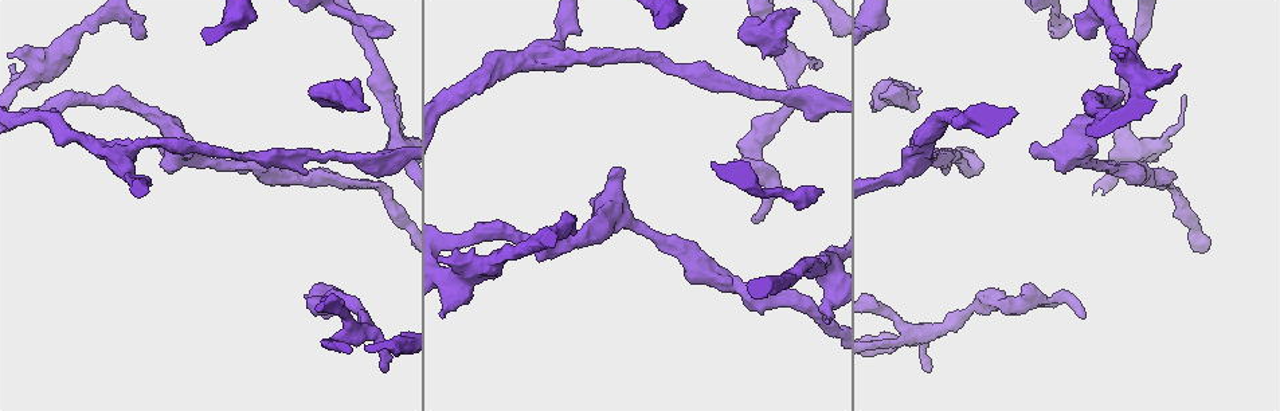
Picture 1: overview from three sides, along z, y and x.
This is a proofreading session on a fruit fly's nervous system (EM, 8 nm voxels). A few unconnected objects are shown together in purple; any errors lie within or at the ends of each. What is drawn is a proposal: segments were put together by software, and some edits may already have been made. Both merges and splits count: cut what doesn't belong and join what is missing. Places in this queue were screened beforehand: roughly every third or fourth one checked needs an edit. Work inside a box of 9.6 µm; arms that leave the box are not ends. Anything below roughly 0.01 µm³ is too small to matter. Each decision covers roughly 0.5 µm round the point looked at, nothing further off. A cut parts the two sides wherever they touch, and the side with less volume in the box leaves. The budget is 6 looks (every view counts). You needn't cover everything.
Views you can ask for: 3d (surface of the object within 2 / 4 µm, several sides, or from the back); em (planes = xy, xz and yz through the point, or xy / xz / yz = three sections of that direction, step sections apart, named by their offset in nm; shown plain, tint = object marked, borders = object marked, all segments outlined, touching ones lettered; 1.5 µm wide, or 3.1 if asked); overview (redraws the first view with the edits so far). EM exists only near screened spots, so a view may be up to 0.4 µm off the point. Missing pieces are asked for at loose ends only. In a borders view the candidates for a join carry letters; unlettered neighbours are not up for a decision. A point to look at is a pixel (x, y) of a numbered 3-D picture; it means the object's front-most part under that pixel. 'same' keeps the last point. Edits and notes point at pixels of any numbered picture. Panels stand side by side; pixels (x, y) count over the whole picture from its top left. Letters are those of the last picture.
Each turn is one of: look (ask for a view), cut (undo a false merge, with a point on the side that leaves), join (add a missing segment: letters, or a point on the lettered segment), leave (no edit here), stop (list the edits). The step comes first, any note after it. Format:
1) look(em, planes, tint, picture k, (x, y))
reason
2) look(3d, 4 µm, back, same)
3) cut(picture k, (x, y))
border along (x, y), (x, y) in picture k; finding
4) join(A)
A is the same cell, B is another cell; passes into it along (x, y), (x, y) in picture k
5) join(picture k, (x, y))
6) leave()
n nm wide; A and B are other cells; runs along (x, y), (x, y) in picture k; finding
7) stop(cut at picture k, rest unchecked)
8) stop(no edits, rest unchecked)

look(em, planes, borders, picture 1, (816, 67))
tapers out

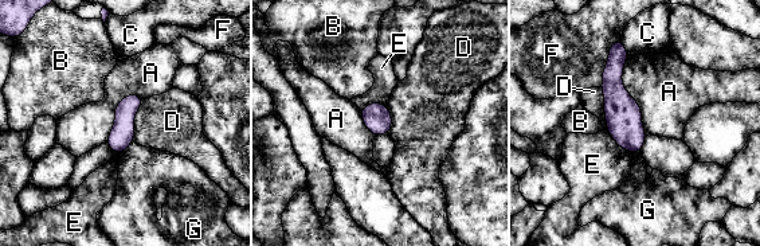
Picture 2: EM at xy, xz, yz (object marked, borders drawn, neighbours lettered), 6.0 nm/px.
leave()
A touches over 480 nm; A, B, C, D, E, F and G are other cells; runs along (618, 50), (615, 97), (637, 148) in picture 2; no lettered segment goes on from it

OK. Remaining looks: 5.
look(3d, 4 µm, picture 1, (821, 192))
free end

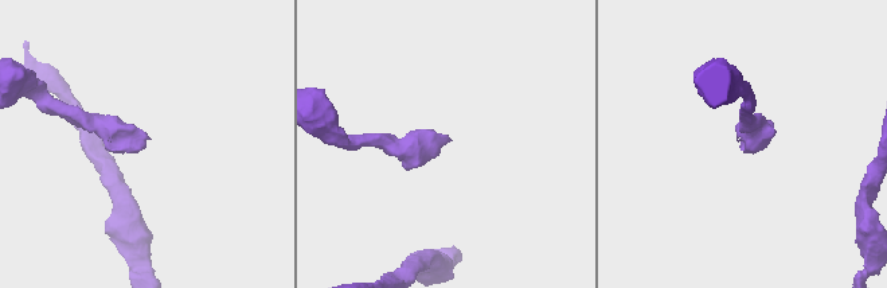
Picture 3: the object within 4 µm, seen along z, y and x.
look(em, planes, borders, picture 3, (742, 136))
shape alone is not enough

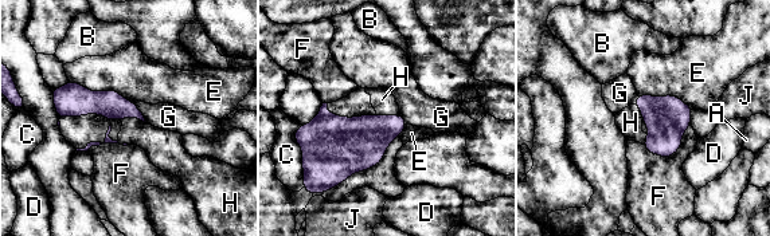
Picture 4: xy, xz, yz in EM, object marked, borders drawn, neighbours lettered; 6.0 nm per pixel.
join(H)
160 nm wide; H is the same cell, A, B, C, D, E, F, G and J are other cells; passes into it along (109, 103), (133, 115), (161, 146) in picture 4; it goes on there

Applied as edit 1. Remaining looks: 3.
stop(join at picture 4, rest unchecked)

